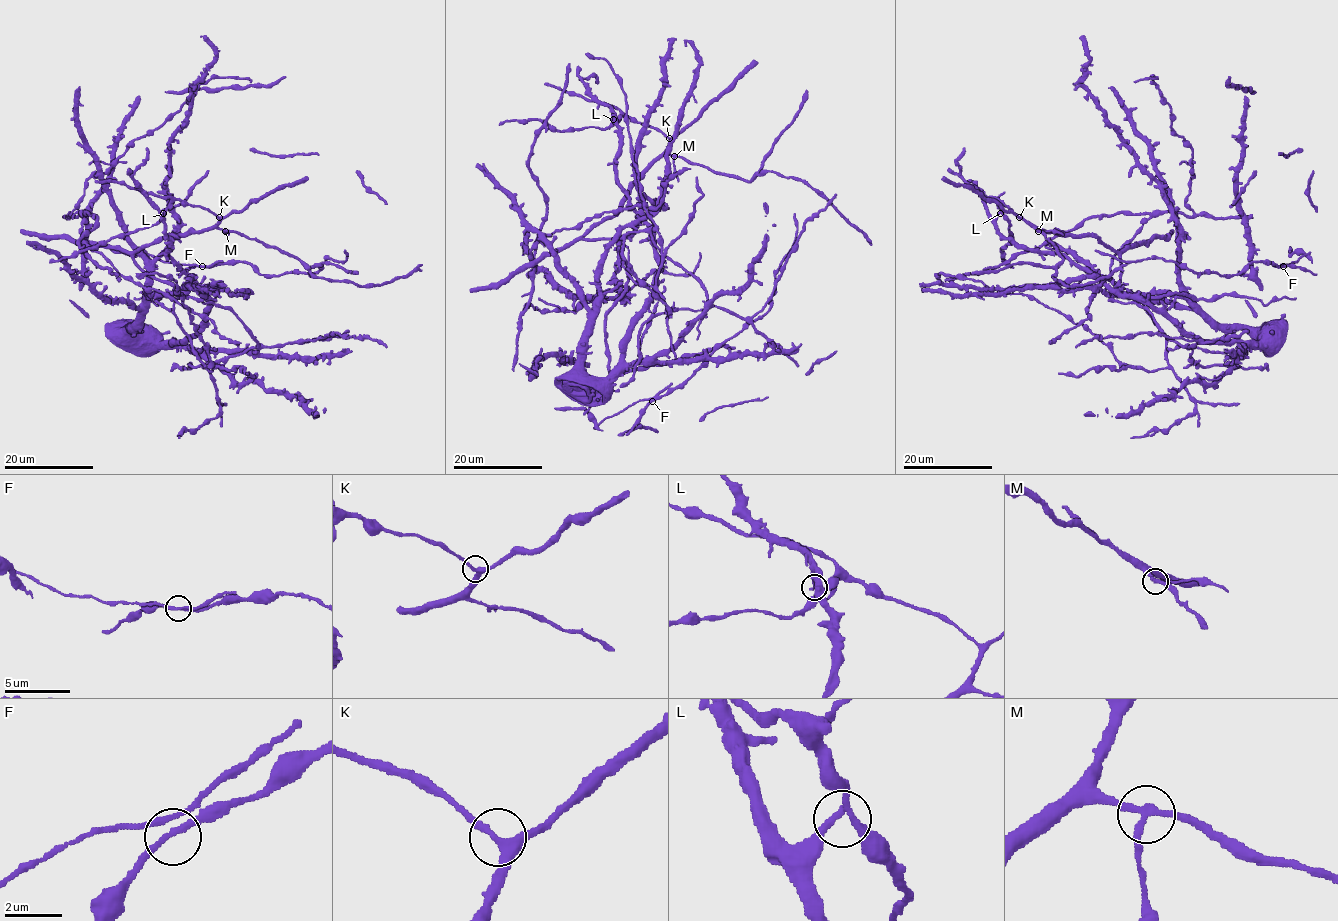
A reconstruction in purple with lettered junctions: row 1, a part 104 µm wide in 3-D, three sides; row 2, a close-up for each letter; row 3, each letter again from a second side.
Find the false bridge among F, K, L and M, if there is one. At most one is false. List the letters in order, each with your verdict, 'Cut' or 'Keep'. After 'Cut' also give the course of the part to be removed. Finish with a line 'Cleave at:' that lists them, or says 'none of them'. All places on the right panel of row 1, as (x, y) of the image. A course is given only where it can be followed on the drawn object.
F: Keep
K: Keep
L: Keep
M: Cut. Course of the part to remove: (1038, 231), (1056, 231), (1062, 235)
Cleave at: M

